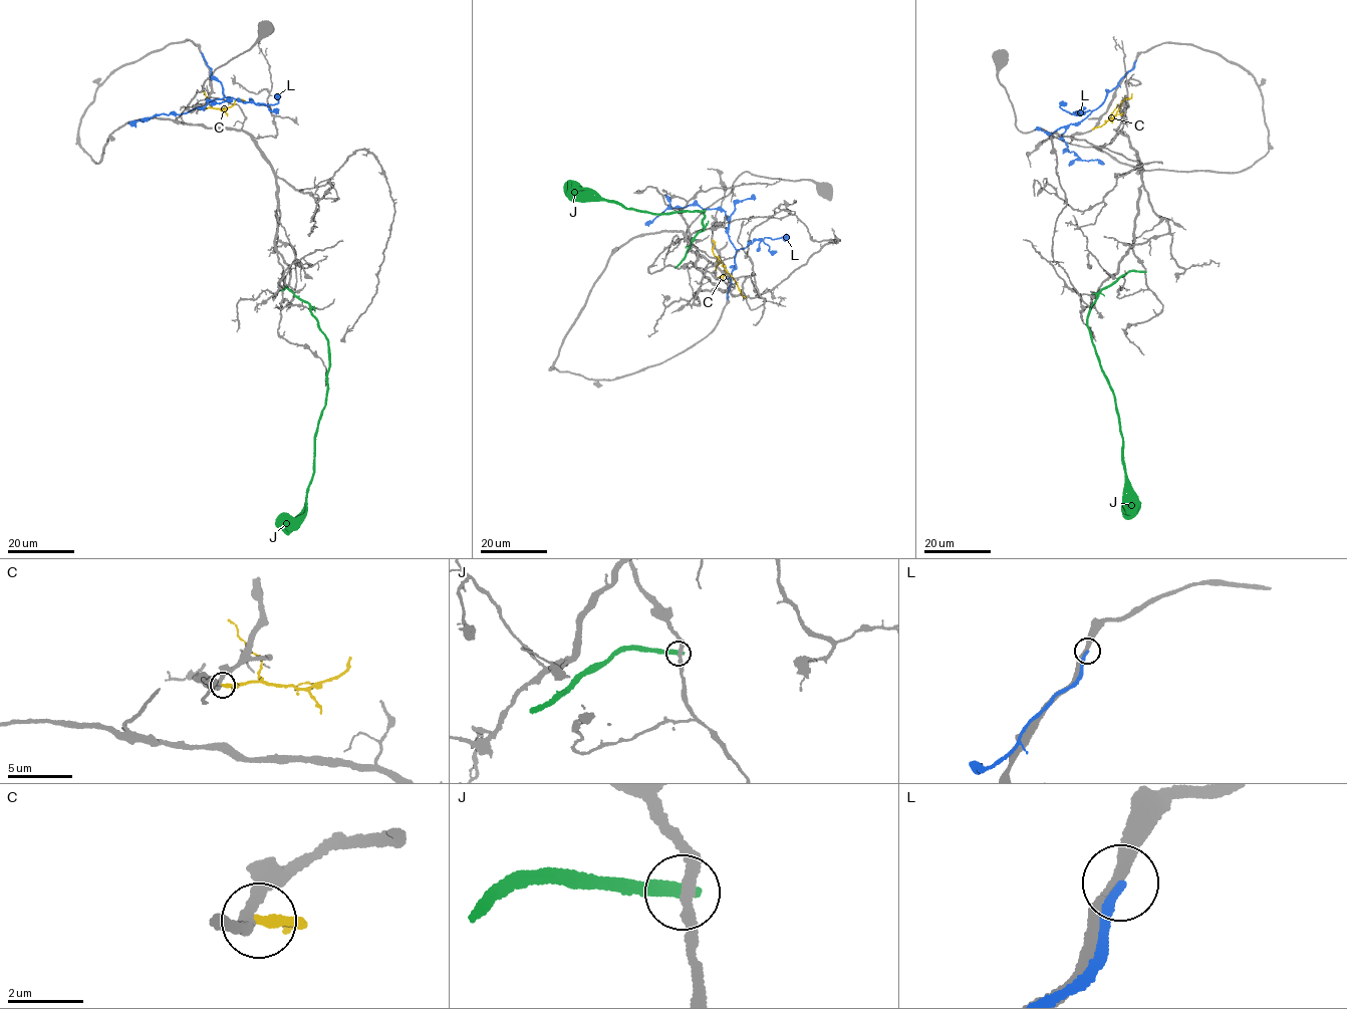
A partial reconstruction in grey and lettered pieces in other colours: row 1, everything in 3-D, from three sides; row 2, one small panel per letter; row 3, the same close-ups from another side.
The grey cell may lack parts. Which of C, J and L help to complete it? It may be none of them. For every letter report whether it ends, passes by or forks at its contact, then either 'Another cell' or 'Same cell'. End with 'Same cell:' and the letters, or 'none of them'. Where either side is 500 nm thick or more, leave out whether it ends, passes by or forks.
C: It ends there. Another cell
J: It ends there. Another cell
L: It ends there. Another cell
Same cell: none of them

